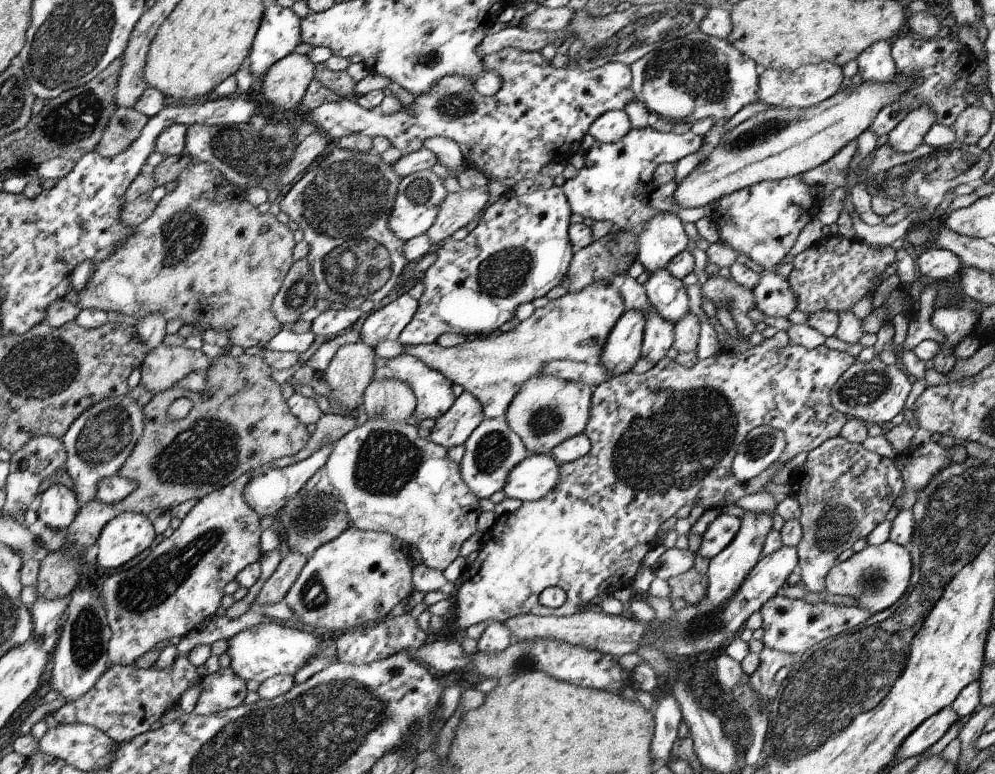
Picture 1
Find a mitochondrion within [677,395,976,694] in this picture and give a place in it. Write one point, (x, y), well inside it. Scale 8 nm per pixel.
(835, 525)

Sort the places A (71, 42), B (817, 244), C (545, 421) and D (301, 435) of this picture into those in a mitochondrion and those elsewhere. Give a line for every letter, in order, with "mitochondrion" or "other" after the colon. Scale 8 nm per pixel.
A: mitochondrion
B: other
C: mitochondrion
D: other

